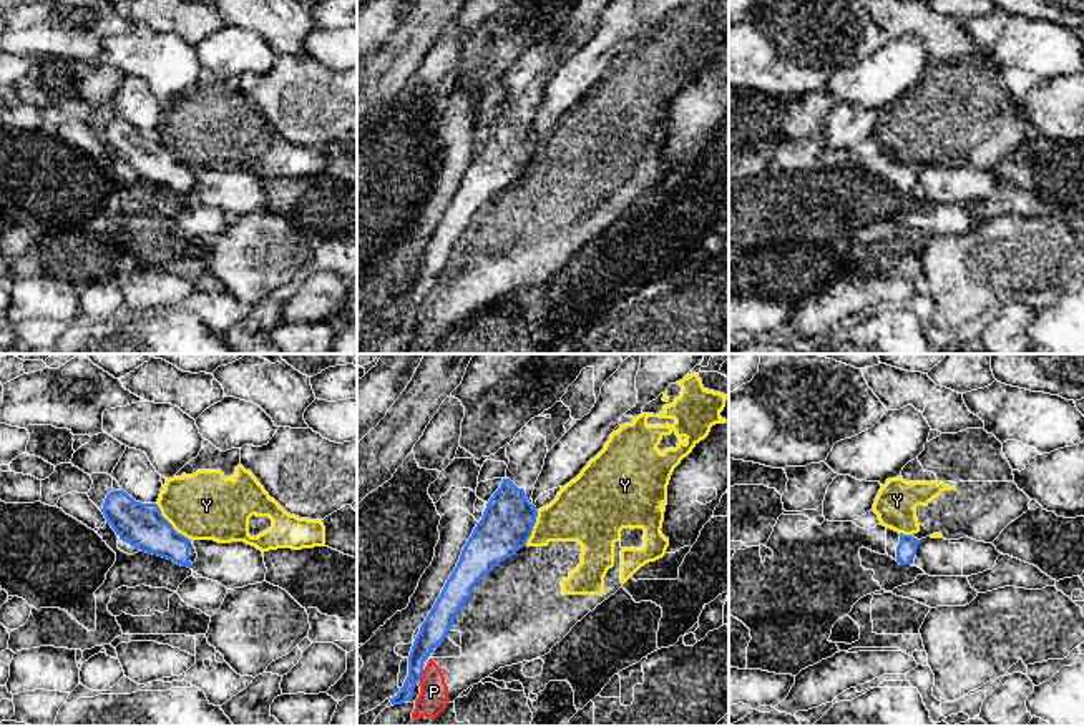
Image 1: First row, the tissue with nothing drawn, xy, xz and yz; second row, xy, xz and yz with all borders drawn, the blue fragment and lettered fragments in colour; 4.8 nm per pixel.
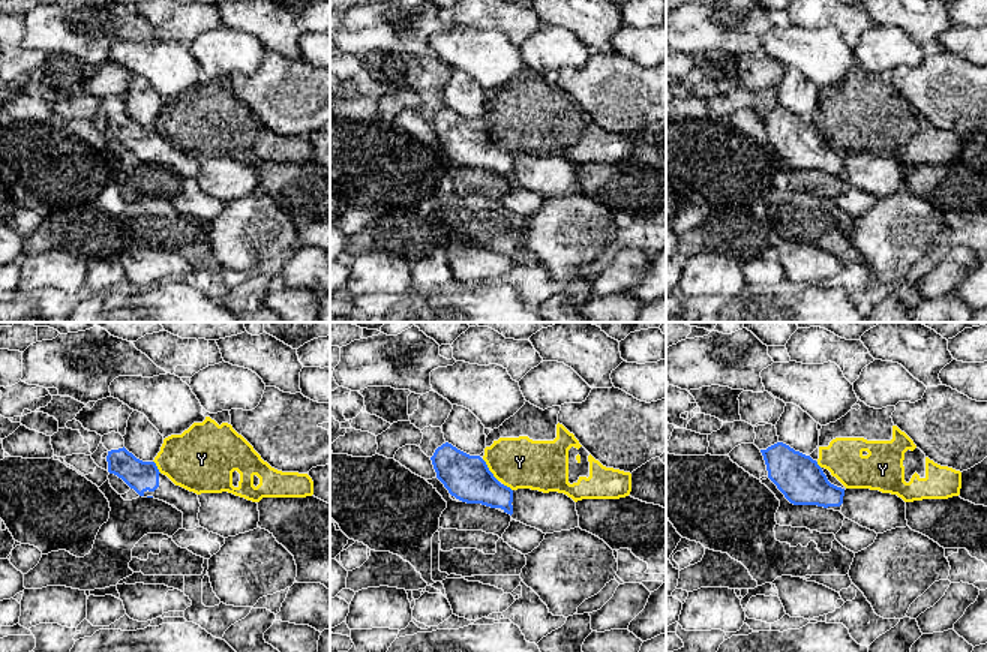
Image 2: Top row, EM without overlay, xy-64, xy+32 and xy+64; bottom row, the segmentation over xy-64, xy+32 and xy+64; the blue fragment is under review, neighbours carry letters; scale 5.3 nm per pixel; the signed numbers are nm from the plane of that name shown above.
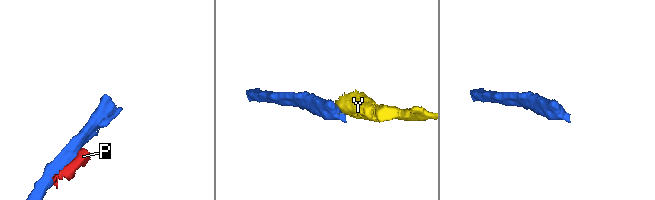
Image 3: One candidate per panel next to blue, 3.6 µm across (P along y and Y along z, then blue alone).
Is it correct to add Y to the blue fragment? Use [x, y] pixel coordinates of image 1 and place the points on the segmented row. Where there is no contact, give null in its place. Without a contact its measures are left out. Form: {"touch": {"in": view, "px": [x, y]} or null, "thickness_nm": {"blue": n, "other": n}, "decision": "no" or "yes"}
{"touch": {"in": "xy", "px": [170, 524]}, "thickness_nm": {"blue": 220, "other": 340}, "decision": "no"}

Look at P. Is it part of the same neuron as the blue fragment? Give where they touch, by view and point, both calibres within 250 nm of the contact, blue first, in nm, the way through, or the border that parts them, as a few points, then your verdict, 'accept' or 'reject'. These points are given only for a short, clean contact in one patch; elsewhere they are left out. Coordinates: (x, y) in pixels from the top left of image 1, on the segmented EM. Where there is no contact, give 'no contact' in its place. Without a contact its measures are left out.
contact xz (422, 673); calibres 140 and 140 nm; reject

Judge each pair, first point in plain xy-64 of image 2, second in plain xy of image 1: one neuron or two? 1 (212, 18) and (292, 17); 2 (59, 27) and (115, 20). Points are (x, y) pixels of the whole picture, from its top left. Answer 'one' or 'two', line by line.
1: two
2: one

